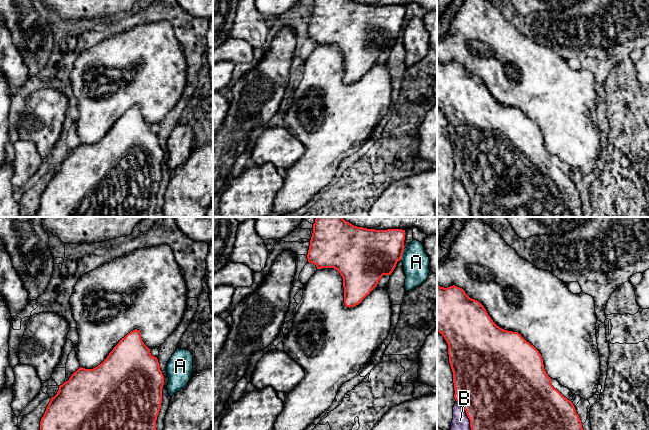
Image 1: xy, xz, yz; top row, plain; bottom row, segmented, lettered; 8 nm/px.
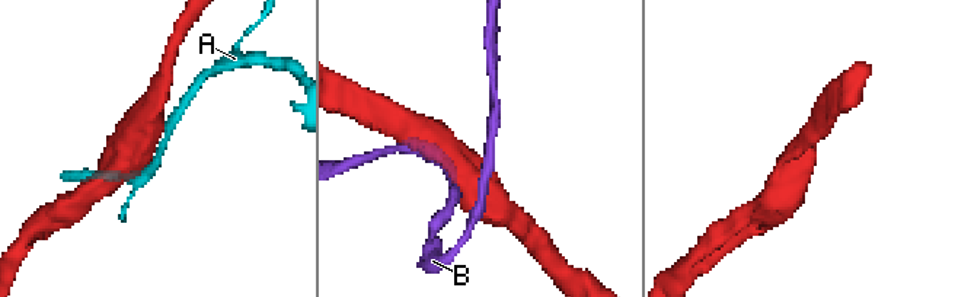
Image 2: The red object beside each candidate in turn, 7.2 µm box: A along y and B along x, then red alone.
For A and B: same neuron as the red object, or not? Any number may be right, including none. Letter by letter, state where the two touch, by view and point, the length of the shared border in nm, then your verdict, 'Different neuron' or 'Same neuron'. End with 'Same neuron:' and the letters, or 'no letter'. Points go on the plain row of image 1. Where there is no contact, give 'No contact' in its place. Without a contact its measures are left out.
A: Touches red at xz (402, 29). Shared border 90 nm. Different neuron
B: Touches red at yz (469, 195). Shared border 340 nm. Different neuron
Same neuron: no letter

